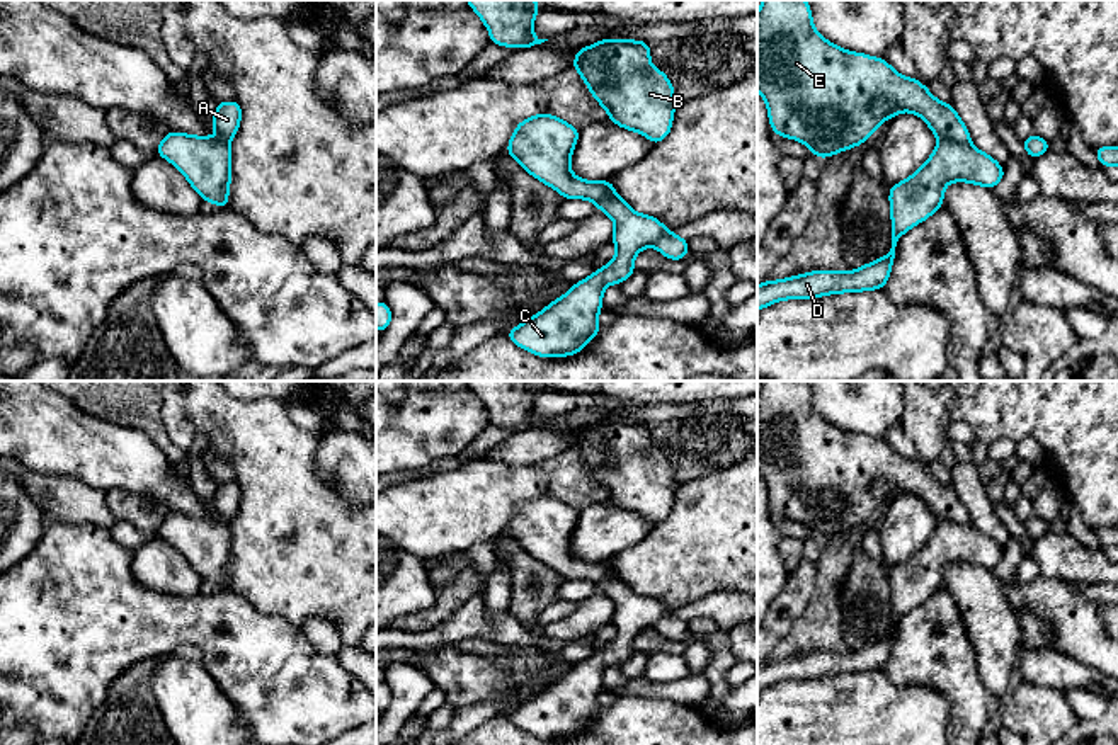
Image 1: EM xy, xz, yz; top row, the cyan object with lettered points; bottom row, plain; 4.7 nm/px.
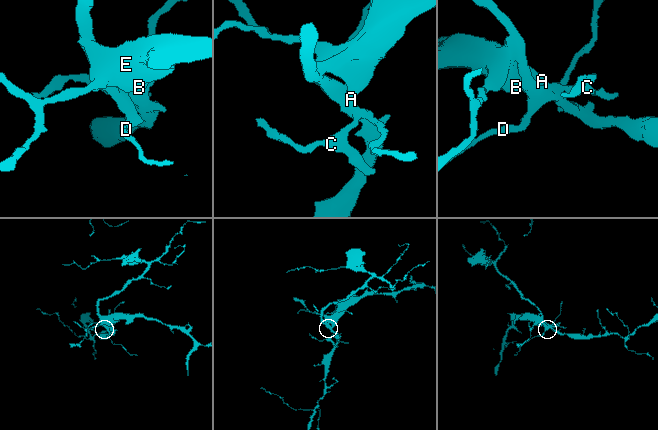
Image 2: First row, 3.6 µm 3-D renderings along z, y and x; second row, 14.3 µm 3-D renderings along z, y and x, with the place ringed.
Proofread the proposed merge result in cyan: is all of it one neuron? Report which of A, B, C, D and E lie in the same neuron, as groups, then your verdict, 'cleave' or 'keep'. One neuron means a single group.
A B C E / D | cleave

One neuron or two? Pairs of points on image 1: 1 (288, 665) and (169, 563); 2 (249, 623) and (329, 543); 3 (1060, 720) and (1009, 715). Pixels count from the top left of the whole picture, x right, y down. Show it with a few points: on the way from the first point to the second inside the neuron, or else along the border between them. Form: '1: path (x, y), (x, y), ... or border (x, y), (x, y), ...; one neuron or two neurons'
1: border (159, 591), (181, 596), (199, 592); two neurons
2: border (227, 589), (240, 594), (259, 609), (298, 626); two neurons
3: path (1049, 715), (1021, 715); one neuron

